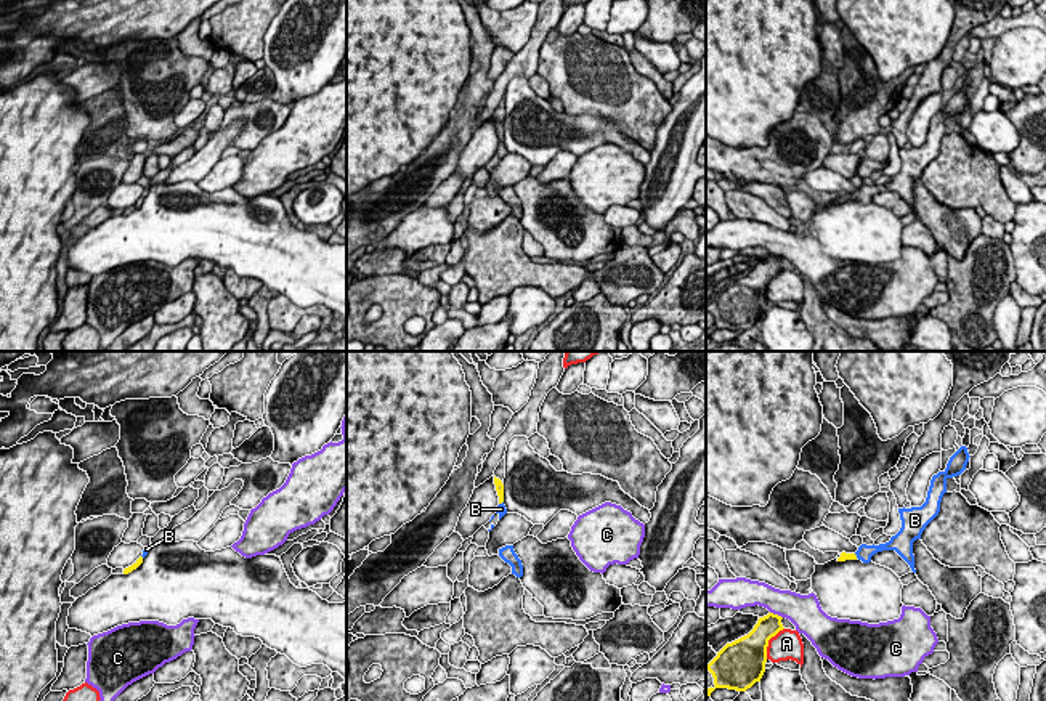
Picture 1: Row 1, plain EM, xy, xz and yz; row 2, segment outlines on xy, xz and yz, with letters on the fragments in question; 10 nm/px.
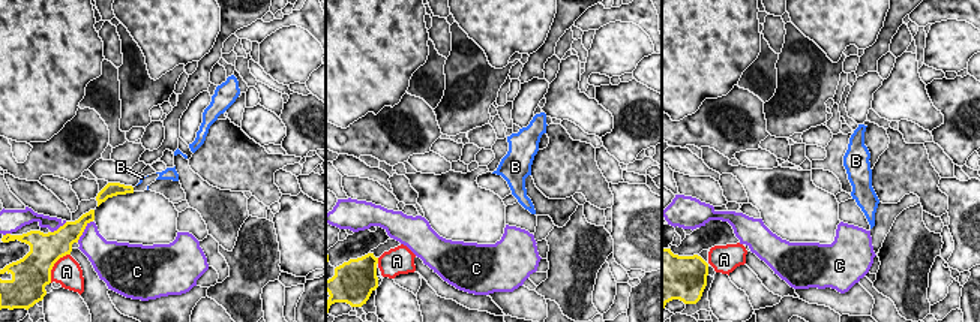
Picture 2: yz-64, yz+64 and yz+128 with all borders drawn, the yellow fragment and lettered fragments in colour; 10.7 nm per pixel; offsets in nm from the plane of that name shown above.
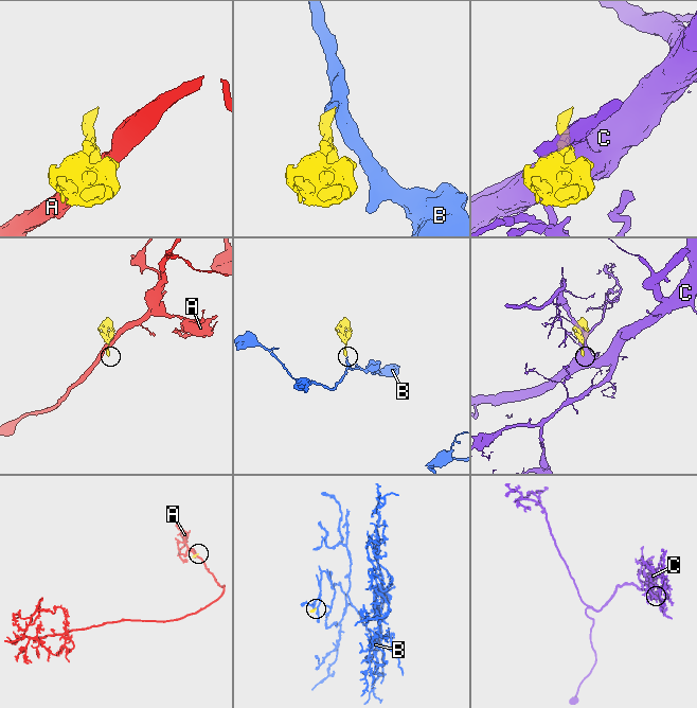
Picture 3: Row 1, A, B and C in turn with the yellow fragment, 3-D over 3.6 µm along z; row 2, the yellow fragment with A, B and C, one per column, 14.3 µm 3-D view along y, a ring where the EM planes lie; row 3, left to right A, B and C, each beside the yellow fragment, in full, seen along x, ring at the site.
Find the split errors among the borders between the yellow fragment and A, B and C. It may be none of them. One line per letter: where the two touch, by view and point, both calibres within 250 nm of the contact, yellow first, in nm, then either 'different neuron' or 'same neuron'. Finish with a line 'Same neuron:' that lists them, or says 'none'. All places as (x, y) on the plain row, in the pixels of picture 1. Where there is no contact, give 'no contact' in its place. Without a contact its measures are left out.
A: yz (767, 283) | 380/300 nm | different neuron
B: xz (501, 143) | 90/100 nm | same neuron
C: yz (777, 255) | 220/320 nm | different neuron
Same neuron: B

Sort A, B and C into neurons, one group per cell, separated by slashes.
A / B / C

